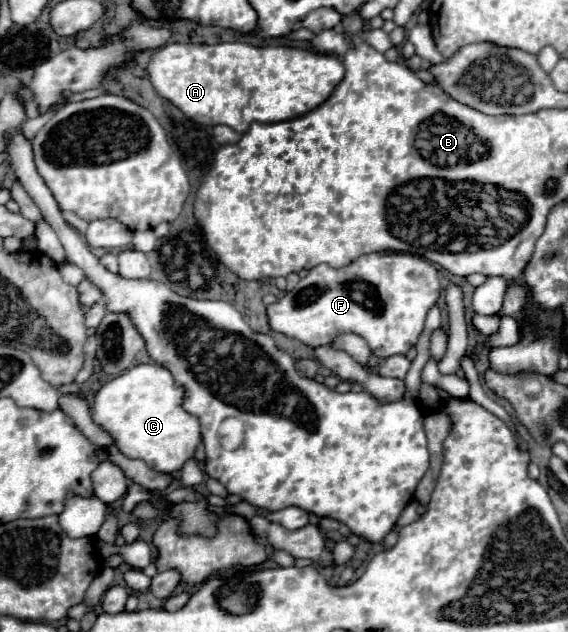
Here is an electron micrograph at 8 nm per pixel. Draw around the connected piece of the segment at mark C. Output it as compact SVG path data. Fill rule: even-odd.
M137 364L107 382L95 396L93 420L111 436L129 458L143 460L157 472L177 472L195 456L201 442L199 420L183 408L185 388L177 386L171 372L159 364Z

